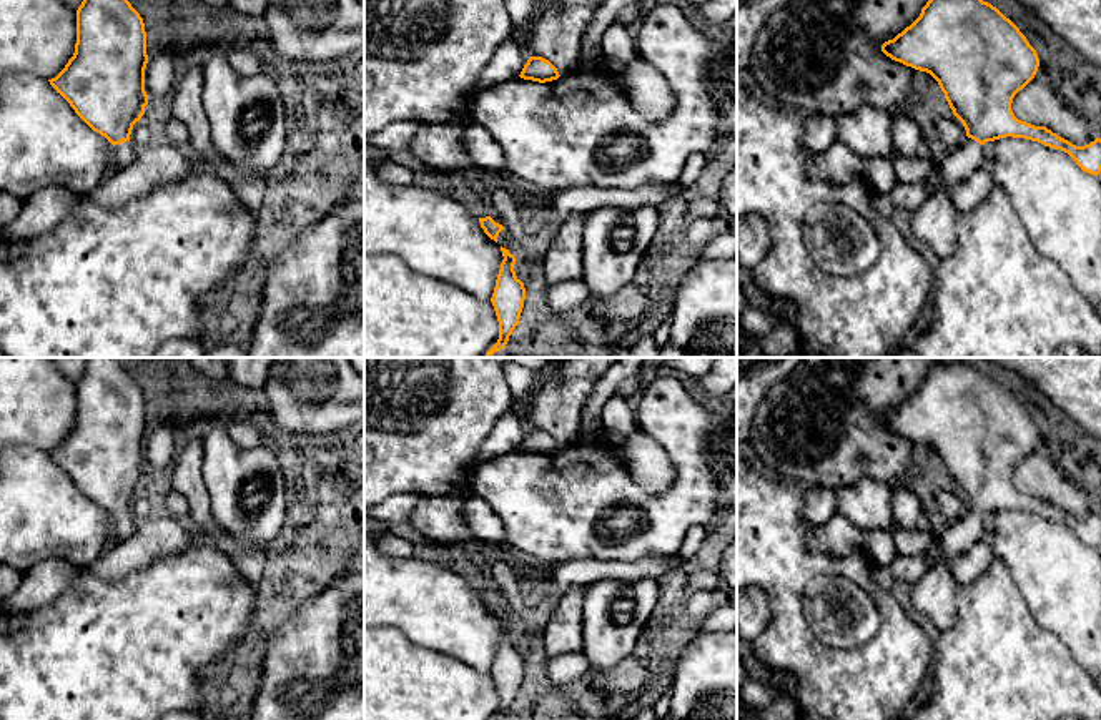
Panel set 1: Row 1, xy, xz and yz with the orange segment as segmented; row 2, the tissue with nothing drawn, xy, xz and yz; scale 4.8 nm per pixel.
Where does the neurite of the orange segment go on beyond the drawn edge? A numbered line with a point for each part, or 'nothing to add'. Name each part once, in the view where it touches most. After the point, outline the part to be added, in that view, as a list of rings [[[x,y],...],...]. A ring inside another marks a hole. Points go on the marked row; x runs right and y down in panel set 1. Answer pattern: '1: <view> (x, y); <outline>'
1: xy (122, 155); [[[131,140],[115,145],[111,148],[111,165],[106,171],[106,180],[115,176],[118,171],[125,170],[135,160],[135,155],[136,146]]]

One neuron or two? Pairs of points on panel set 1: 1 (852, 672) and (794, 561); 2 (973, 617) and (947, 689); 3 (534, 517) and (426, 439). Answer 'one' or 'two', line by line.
1: one
2: one
3: two

